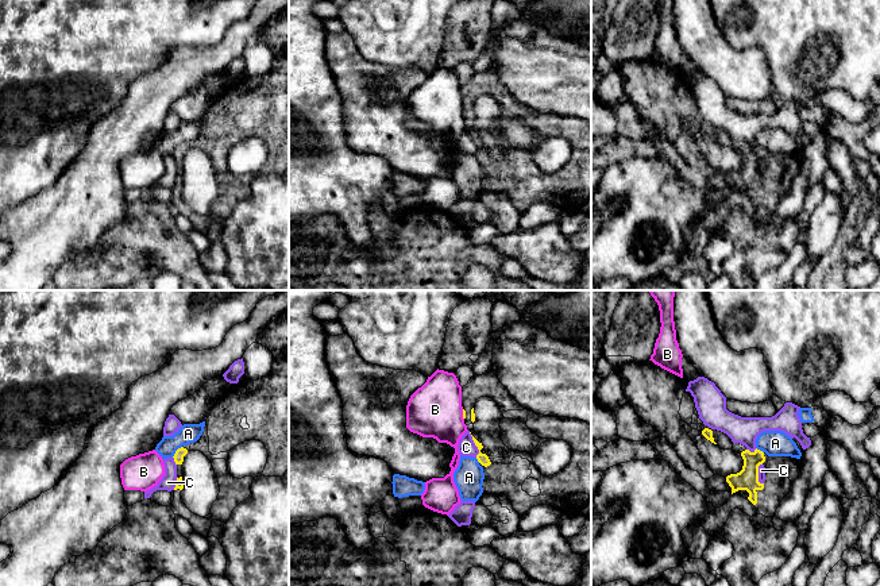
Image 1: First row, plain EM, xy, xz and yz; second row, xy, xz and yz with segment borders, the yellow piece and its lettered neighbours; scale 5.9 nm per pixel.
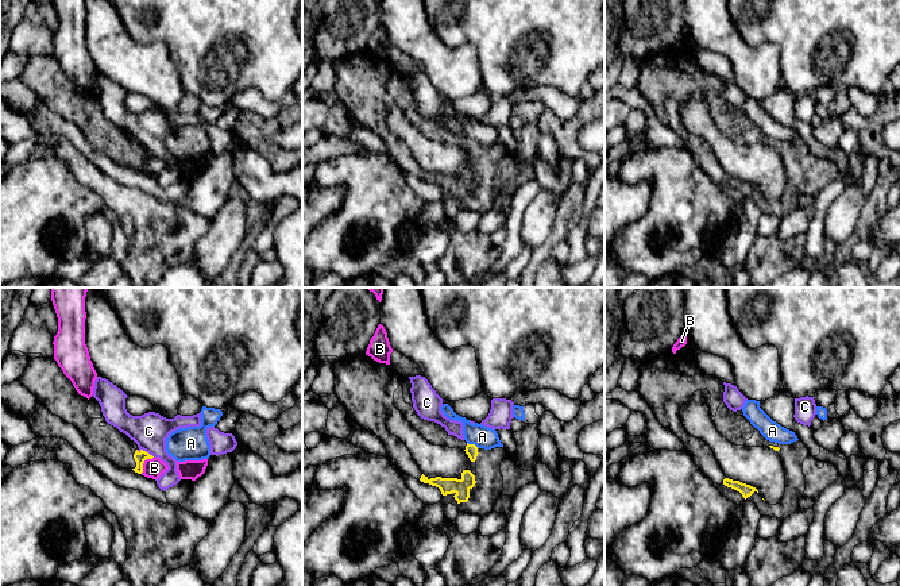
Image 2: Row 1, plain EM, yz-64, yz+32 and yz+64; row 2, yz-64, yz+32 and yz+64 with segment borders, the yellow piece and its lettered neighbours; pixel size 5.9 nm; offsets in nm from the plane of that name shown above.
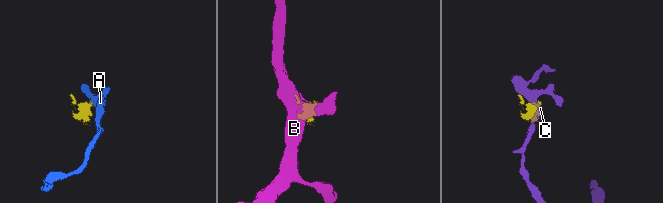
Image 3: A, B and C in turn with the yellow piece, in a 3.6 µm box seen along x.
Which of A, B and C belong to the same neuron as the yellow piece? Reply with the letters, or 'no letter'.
no letter

